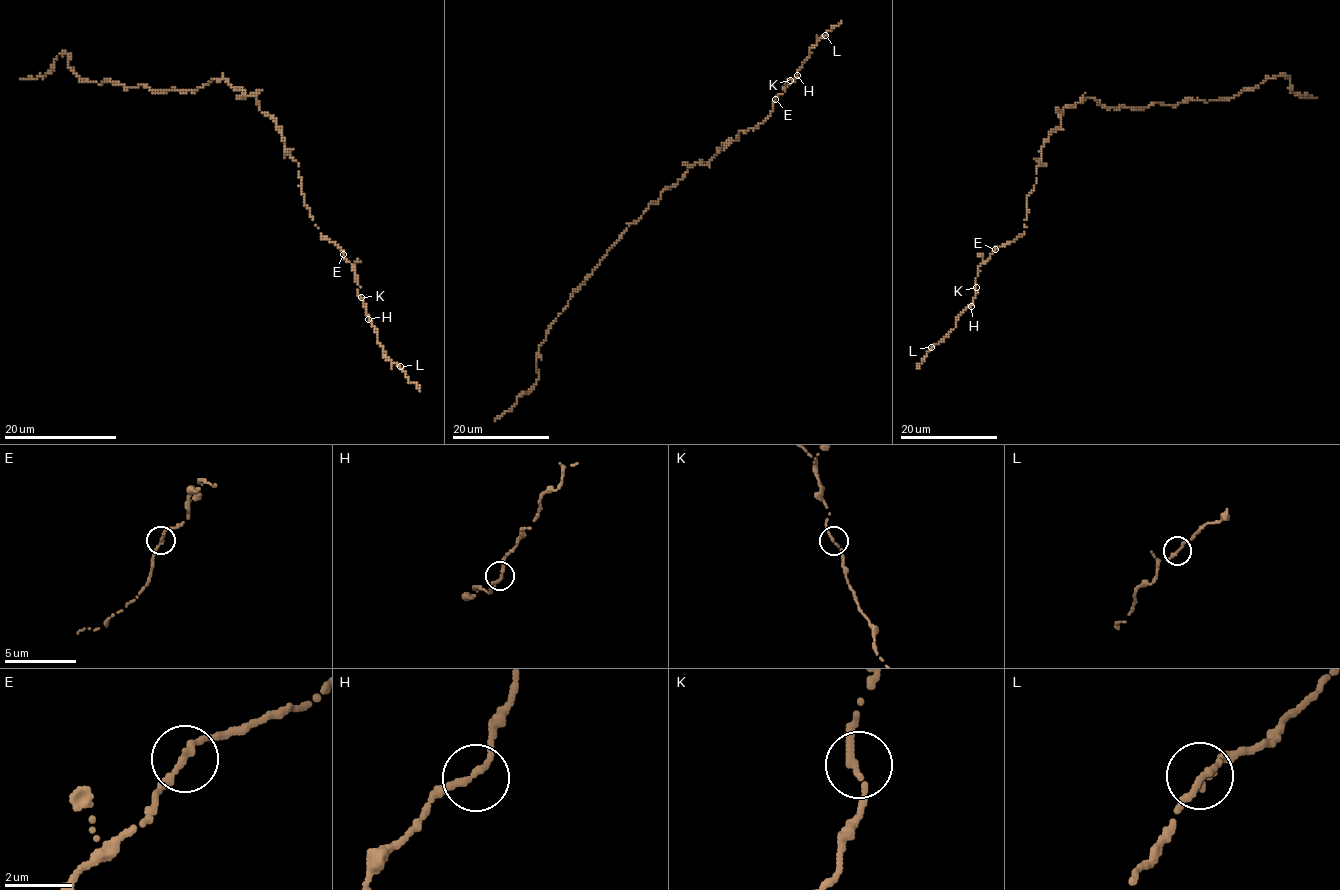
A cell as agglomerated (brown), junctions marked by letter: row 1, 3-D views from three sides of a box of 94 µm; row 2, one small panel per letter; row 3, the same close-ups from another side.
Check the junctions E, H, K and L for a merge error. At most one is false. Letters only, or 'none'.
none

